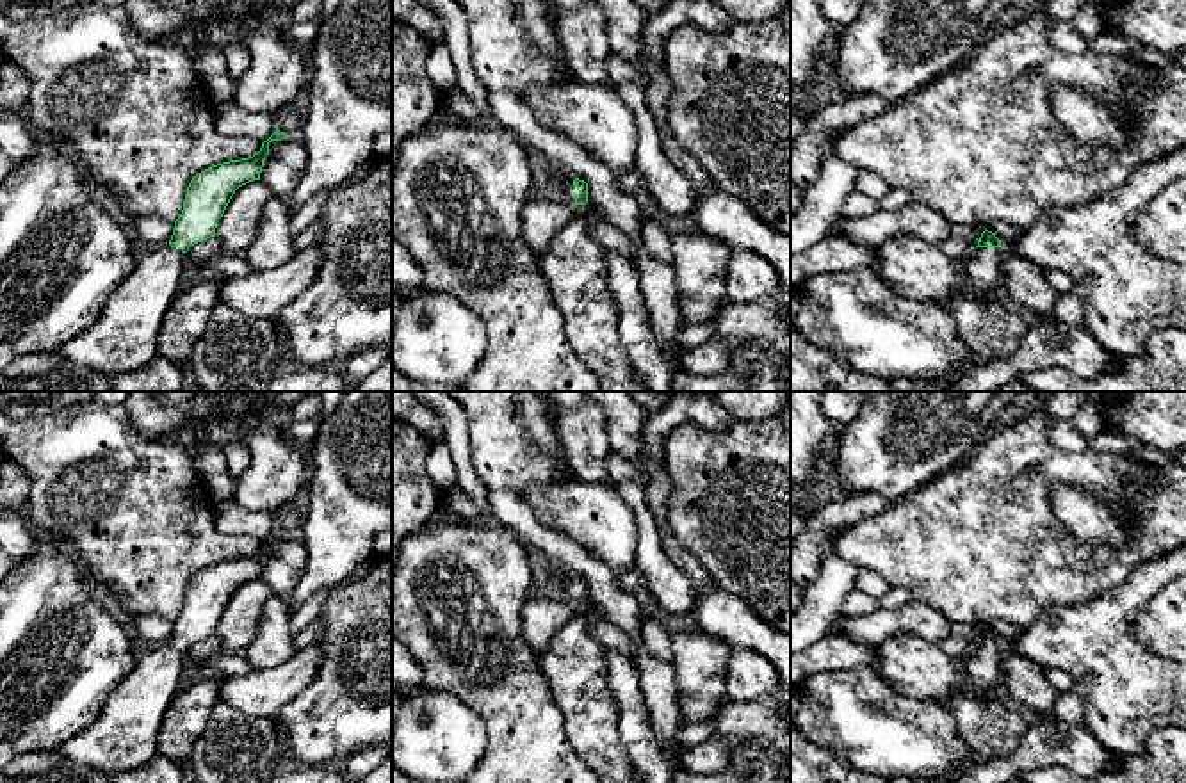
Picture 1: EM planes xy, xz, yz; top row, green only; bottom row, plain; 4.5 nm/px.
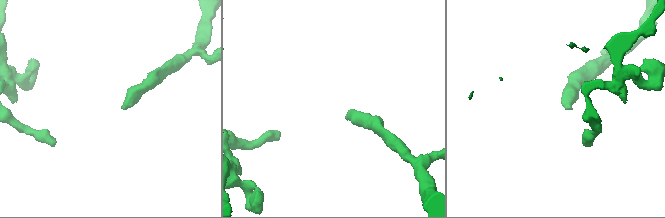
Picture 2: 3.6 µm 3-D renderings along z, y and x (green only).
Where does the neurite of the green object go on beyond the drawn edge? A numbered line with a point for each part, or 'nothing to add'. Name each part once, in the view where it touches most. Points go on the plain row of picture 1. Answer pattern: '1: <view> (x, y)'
1: xz (563, 588)

